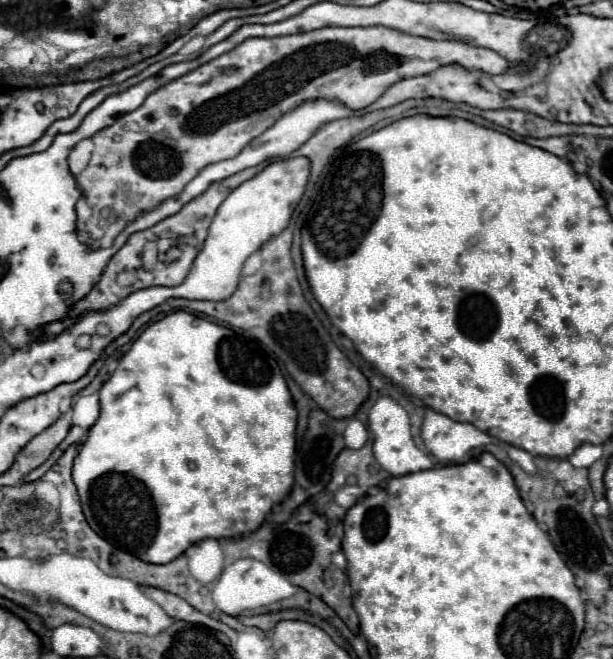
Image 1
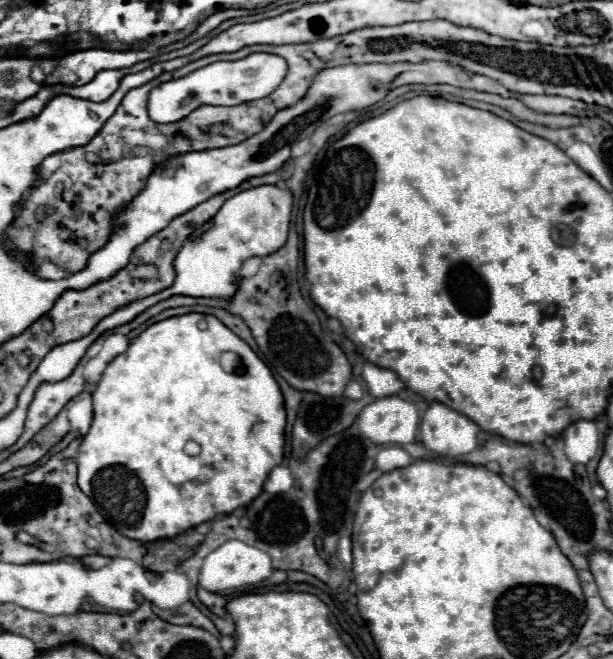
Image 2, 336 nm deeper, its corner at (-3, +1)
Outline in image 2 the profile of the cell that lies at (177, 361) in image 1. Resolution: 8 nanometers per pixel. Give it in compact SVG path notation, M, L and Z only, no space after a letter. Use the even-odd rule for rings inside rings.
M188 313L188 315L170 317L170 319L164 319L164 321L150 325L146 331L142 331L130 343L130 347L122 355L118 355L114 361L108 363L106 371L102 373L102 379L98 381L96 391L92 393L92 401L94 401L94 421L92 421L90 431L82 439L80 449L78 449L78 487L84 491L84 495L88 495L96 503L96 509L100 511L100 515L104 517L104 521L108 525L112 525L124 537L136 539L140 543L152 543L158 539L172 539L172 537L184 533L186 529L198 527L200 523L206 523L206 521L212 521L218 515L228 515L240 507L248 507L260 495L262 485L268 479L270 471L274 467L278 467L284 459L286 409L284 409L282 391L280 391L272 371L268 369L268 365L250 349L250 345L246 341L242 341L238 335L234 335L214 315ZM226 351L236 353L240 359L240 365L234 373L224 371L220 365L220 355ZM190 439L194 439L202 447L202 453L198 457L188 457L184 453L184 445Z

